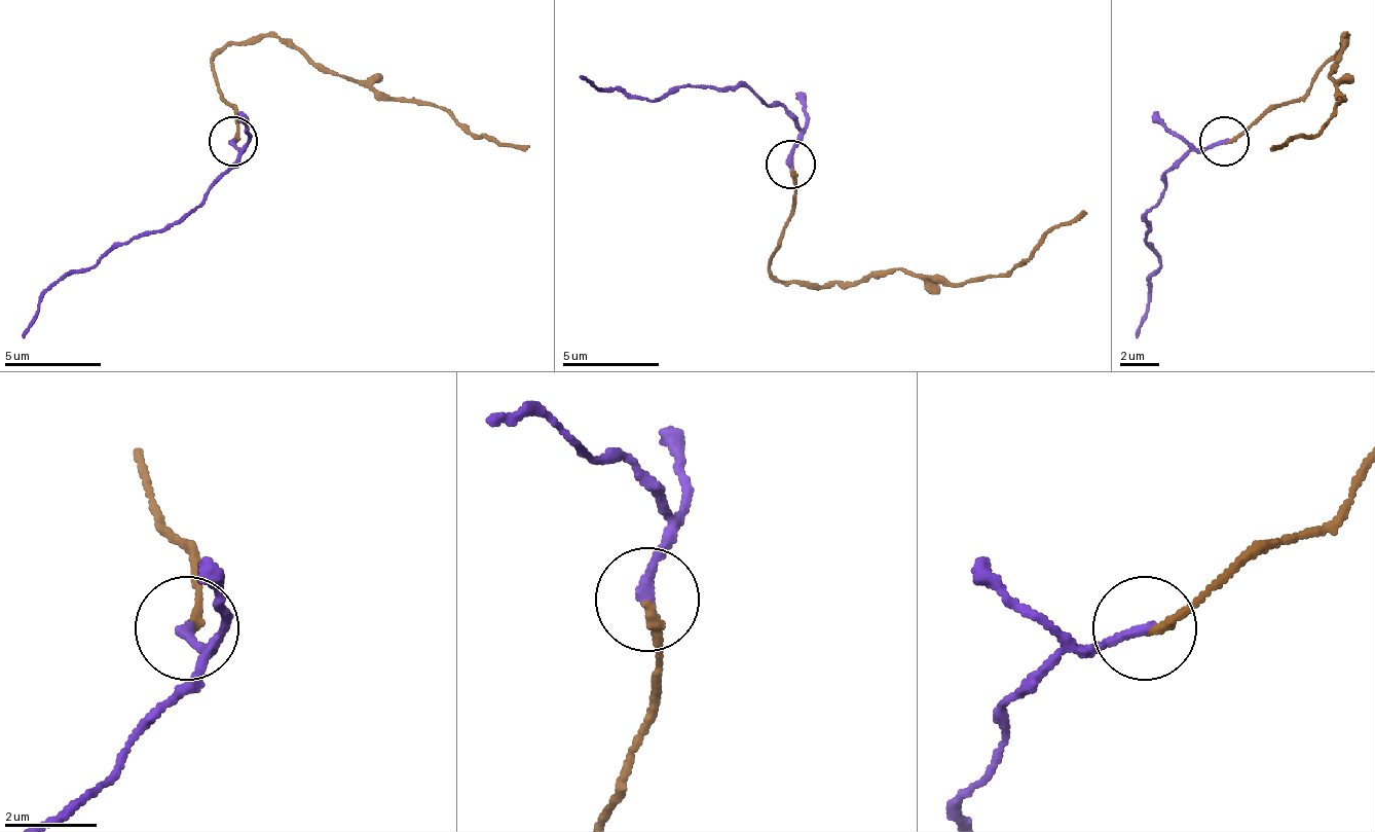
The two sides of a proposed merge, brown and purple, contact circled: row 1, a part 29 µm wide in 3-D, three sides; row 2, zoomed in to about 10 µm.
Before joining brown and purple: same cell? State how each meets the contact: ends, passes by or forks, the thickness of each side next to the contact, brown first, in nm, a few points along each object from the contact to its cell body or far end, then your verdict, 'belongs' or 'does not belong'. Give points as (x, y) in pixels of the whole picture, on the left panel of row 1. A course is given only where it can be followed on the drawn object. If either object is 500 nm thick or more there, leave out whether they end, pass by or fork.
brown ends | purple ends | 200/240 nm | brown via (234, 142), (238, 117), (215, 60), (268, 35), (453, 113), (496, 147), (531, 147) | purple via (234, 142), (238, 147), (238, 161), (185, 215), (132, 234), (88, 268), (69, 268), (20, 336) | belongs

